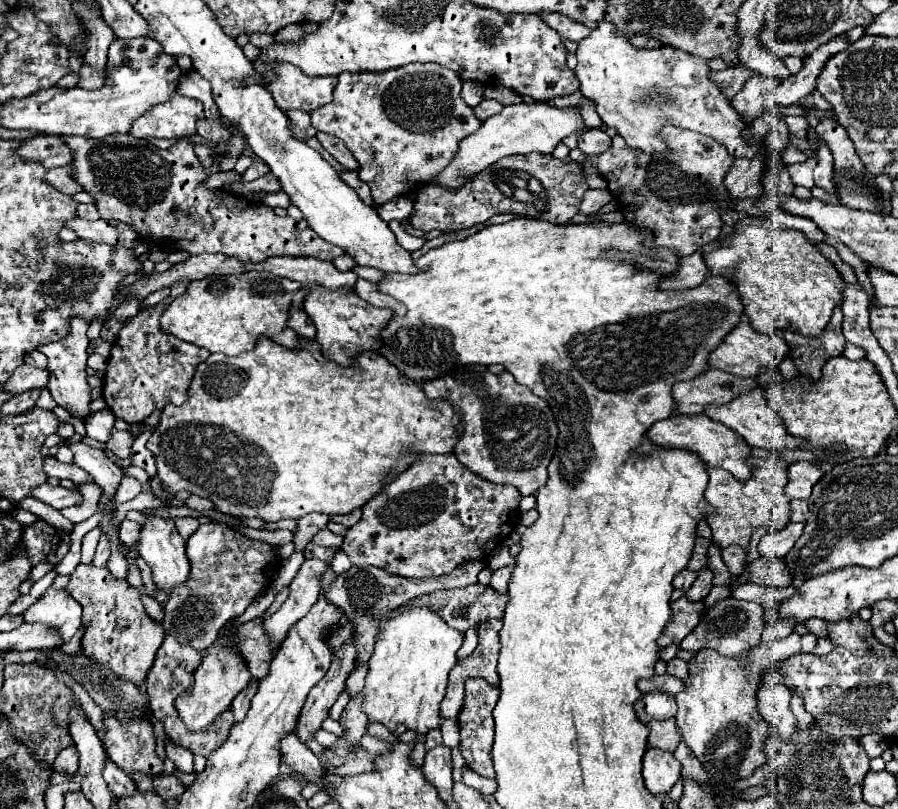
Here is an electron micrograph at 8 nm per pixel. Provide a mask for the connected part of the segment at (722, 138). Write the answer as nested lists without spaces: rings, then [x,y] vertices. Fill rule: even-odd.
[[[600,21],[592,29],[590,37],[584,37],[578,43],[576,49],[578,65],[574,69],[574,75],[580,81],[580,93],[590,99],[596,107],[596,113],[604,121],[606,127],[612,127],[618,131],[618,135],[624,137],[624,141],[630,147],[636,147],[644,153],[656,153],[662,151],[664,145],[656,137],[662,125],[676,125],[682,129],[698,131],[702,135],[708,135],[722,143],[730,155],[734,157],[754,157],[758,153],[756,147],[750,147],[742,141],[742,129],[746,129],[746,123],[738,113],[728,105],[728,99],[722,89],[710,79],[710,67],[708,59],[696,57],[686,51],[678,51],[672,47],[660,47],[660,49],[638,49],[630,43],[626,35],[620,35],[616,31],[614,23]]]

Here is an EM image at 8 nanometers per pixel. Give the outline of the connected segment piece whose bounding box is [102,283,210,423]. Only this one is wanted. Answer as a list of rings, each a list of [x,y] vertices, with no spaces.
[[[182,283],[172,285],[172,293],[154,307],[142,309],[130,319],[122,319],[122,329],[118,331],[116,343],[112,345],[108,367],[104,373],[102,397],[116,417],[122,417],[126,423],[142,423],[154,409],[162,409],[168,403],[182,405],[186,401],[186,389],[192,381],[196,365],[206,361],[210,351],[174,339],[160,329],[162,311],[186,291]]]

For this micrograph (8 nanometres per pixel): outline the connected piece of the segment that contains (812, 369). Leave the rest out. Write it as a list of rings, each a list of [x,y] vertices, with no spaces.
[[[838,305],[838,309],[834,309],[830,323],[826,325],[824,333],[818,339],[804,339],[804,335],[792,333],[792,331],[784,331],[782,337],[786,339],[786,343],[790,347],[790,355],[794,357],[798,371],[810,379],[818,379],[822,365],[830,357],[840,355],[846,345],[846,339],[842,335],[840,305]]]

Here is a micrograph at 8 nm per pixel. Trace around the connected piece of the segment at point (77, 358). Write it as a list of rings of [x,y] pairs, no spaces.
[[[72,317],[70,319],[70,331],[68,335],[64,335],[62,339],[58,341],[52,341],[52,343],[44,343],[38,347],[40,353],[44,353],[48,357],[48,373],[50,373],[50,379],[48,379],[48,391],[52,393],[54,401],[68,409],[74,417],[80,417],[84,419],[90,409],[90,387],[86,383],[86,349],[88,349],[88,337],[86,337],[86,331],[88,331],[88,323],[82,319],[82,317]]]

